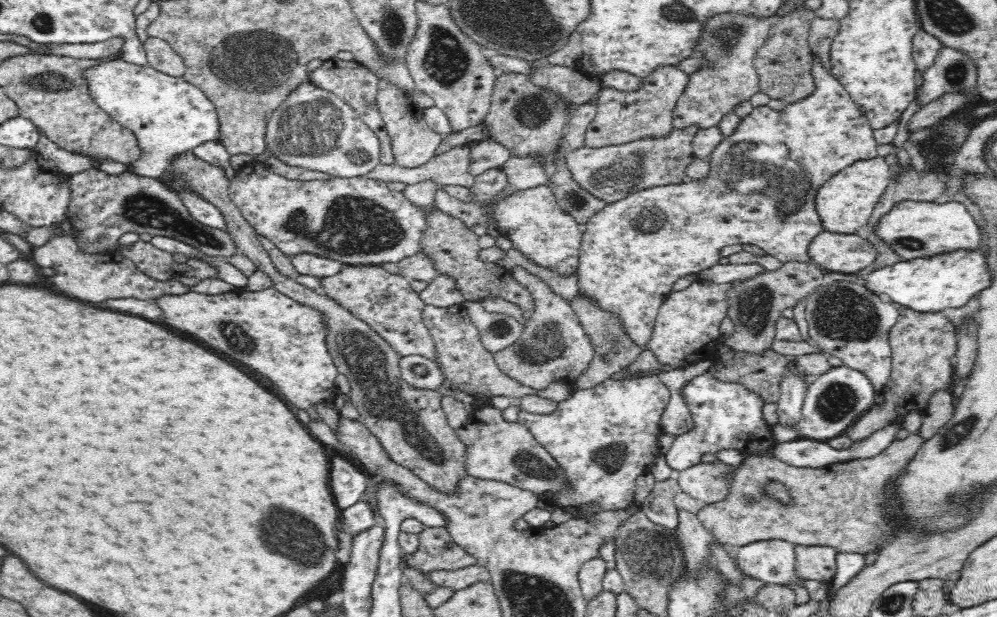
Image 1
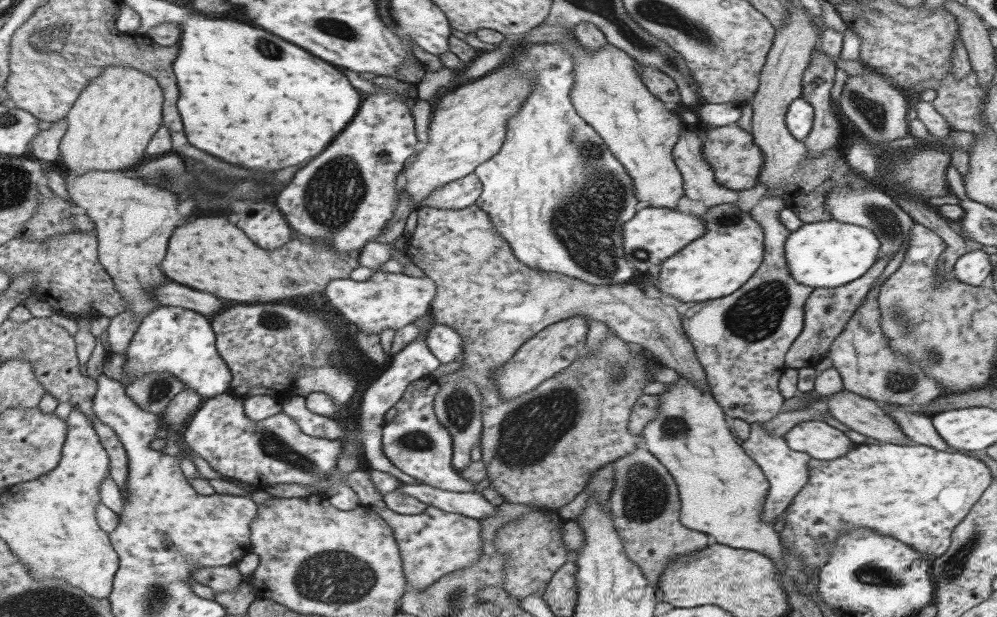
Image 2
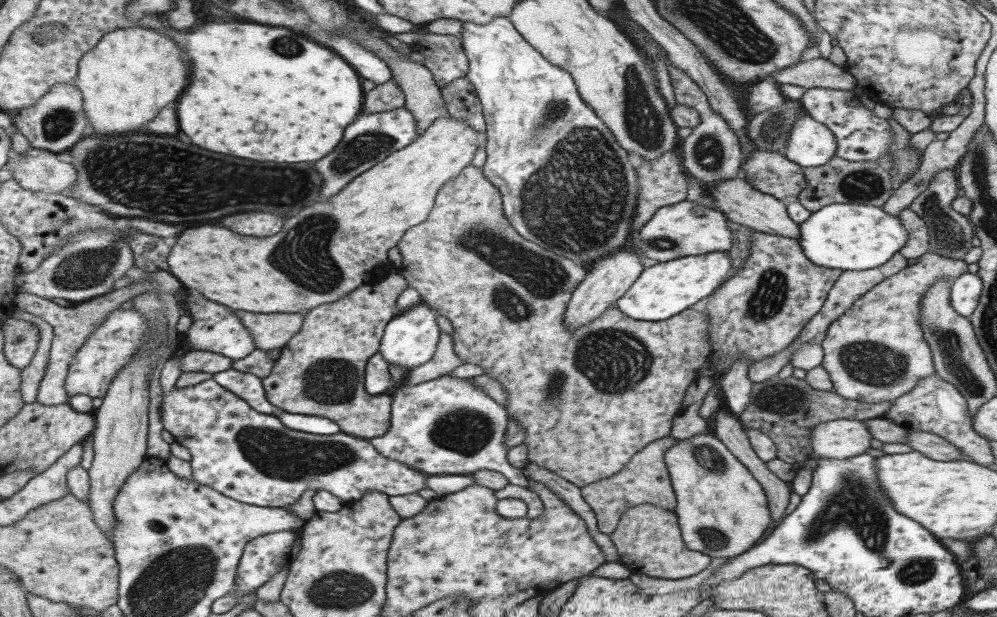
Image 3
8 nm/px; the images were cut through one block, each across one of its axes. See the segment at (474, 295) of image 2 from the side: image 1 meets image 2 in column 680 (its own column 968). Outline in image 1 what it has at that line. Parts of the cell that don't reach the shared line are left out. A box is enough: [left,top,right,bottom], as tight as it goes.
[845,307,979,443]

